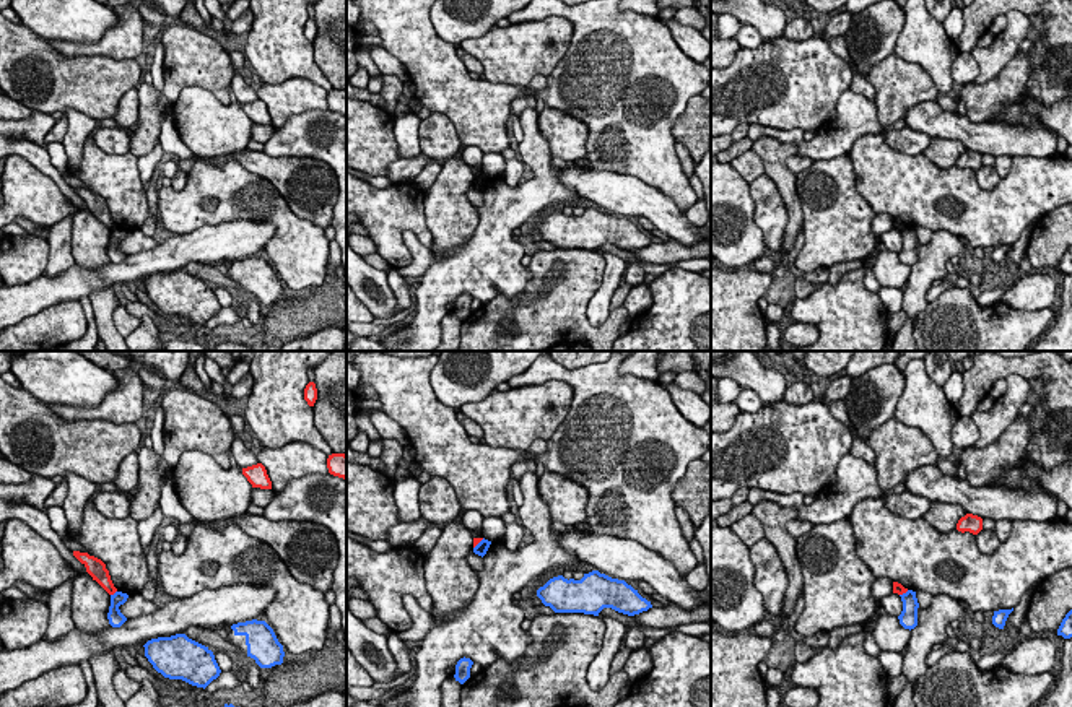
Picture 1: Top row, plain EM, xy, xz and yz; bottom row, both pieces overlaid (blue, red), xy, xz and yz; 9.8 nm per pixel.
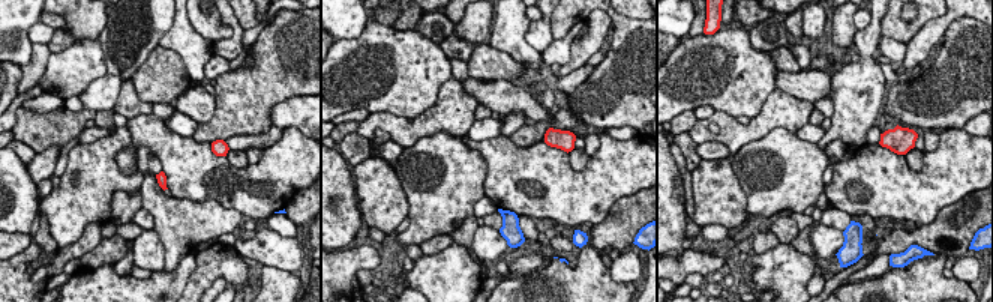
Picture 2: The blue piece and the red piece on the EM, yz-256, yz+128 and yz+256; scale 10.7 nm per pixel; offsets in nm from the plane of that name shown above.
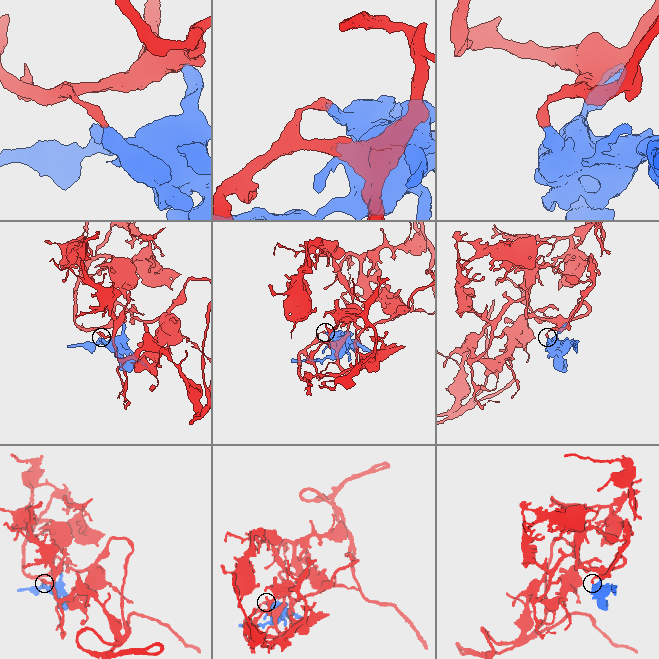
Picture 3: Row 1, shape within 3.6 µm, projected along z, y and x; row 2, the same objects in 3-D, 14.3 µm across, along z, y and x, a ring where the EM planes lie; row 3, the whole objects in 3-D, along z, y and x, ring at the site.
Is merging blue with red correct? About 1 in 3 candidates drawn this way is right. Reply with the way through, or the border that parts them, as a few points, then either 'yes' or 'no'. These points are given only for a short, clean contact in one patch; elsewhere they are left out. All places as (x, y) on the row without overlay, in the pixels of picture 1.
border along xy (116, 226), (111, 231); no

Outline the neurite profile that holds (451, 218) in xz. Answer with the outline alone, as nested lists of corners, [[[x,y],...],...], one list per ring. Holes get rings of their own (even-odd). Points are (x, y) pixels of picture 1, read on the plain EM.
[[[452,158],[441,166],[438,179],[426,190],[425,218],[436,255],[449,255],[473,236],[480,218],[467,198],[472,189],[472,167],[460,158]]]

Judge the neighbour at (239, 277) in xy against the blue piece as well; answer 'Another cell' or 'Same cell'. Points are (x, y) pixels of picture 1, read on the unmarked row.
Same cell

